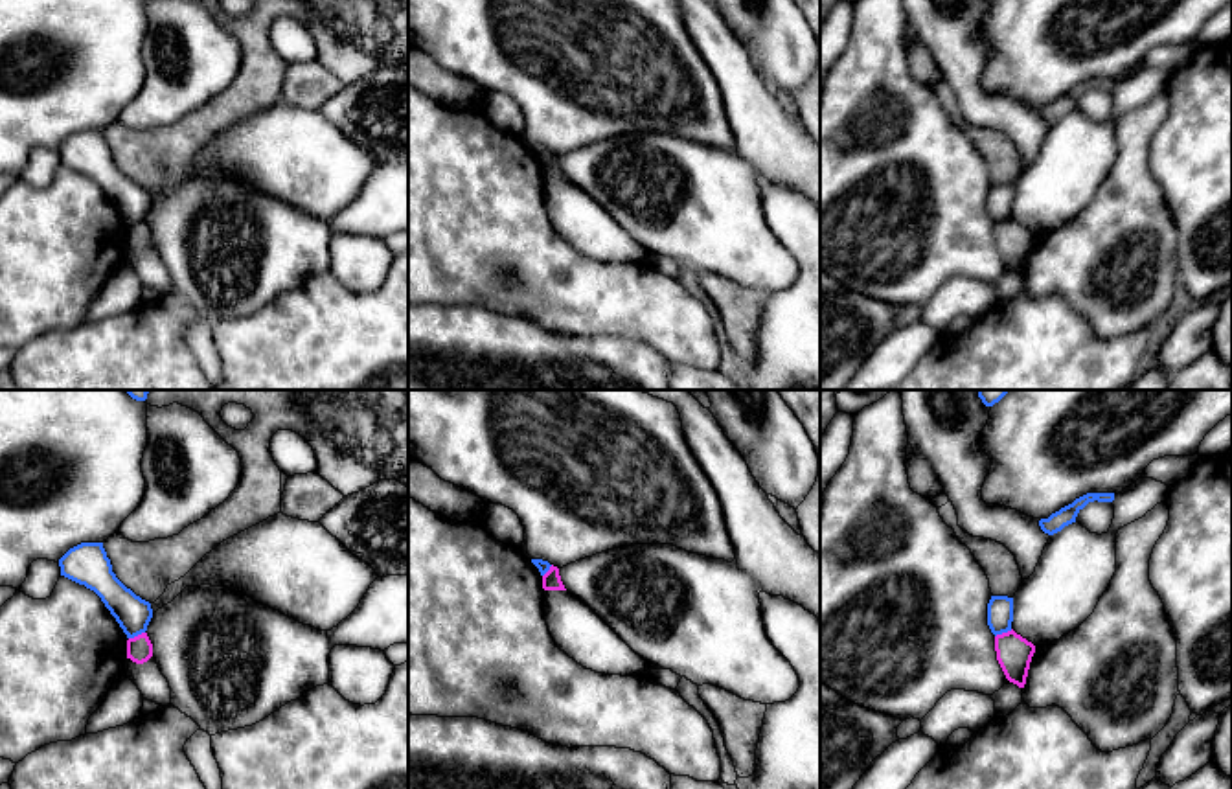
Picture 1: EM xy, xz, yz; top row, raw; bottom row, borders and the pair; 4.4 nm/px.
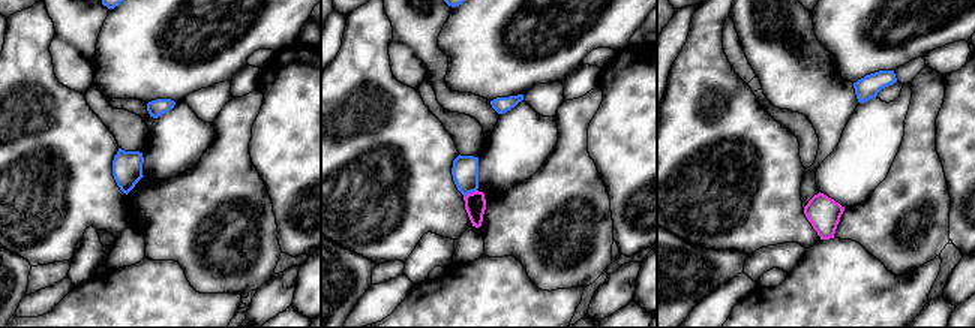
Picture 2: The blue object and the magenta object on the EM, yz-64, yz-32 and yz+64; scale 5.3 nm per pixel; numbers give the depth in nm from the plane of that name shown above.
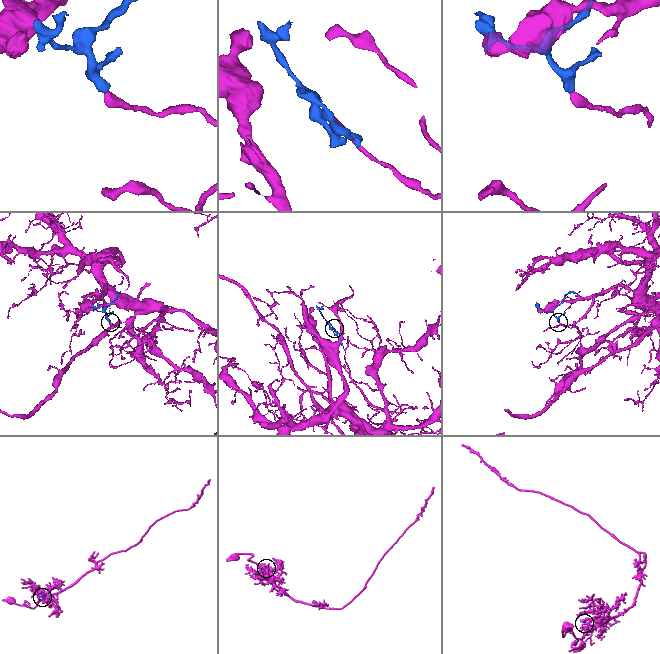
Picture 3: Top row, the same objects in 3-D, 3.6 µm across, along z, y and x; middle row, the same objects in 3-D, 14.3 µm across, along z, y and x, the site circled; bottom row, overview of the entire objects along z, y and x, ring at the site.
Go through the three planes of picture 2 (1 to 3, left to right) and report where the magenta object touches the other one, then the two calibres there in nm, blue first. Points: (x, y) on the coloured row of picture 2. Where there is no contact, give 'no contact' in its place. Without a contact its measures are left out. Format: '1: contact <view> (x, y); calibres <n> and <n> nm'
1: no contact
2: contact yz-32 (470, 192); calibres 140 and 110 nm
3: no contact

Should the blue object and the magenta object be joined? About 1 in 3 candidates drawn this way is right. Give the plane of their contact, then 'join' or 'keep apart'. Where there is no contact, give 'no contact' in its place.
yz | keep apart

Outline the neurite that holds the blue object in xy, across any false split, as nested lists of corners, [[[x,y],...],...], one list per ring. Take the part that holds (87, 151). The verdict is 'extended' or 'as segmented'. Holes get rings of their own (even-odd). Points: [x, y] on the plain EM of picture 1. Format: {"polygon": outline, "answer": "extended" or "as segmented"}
{"polygon": [[[81,131],[61,147],[61,164],[94,178],[116,206],[127,226],[147,219],[151,191],[127,177],[112,160],[103,131]]], "answer": "as segmented"}

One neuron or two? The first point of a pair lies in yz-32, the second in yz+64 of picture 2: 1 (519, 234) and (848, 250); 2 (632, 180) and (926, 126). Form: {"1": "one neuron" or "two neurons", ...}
{"1": "two neurons", "2": "two neurons"}

